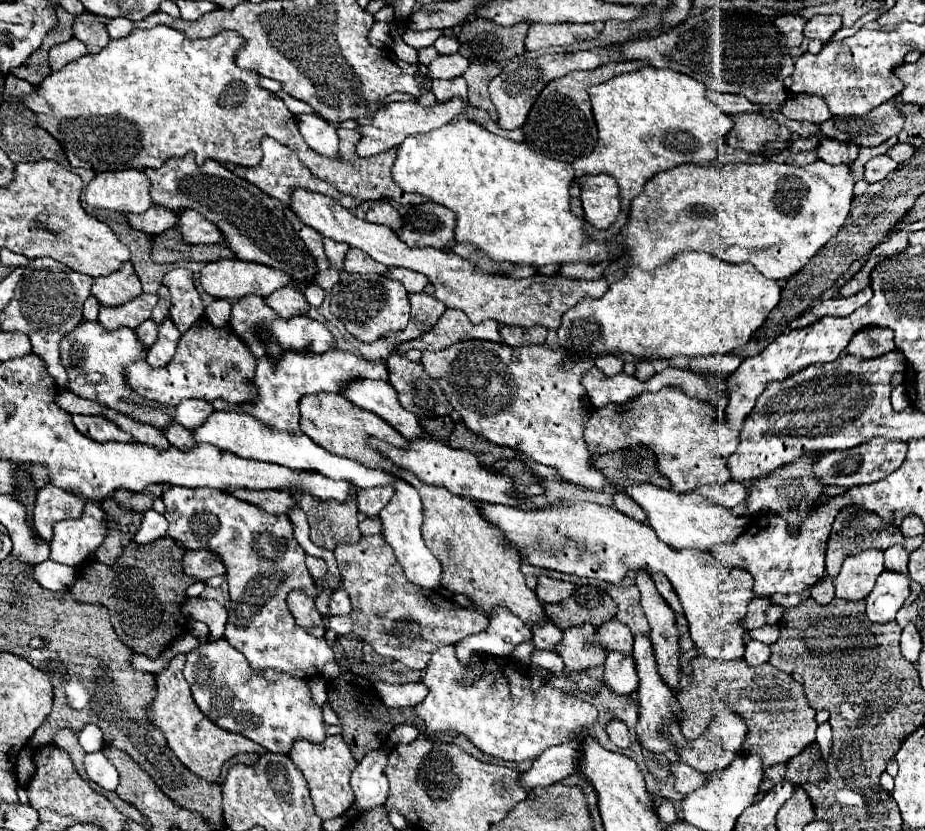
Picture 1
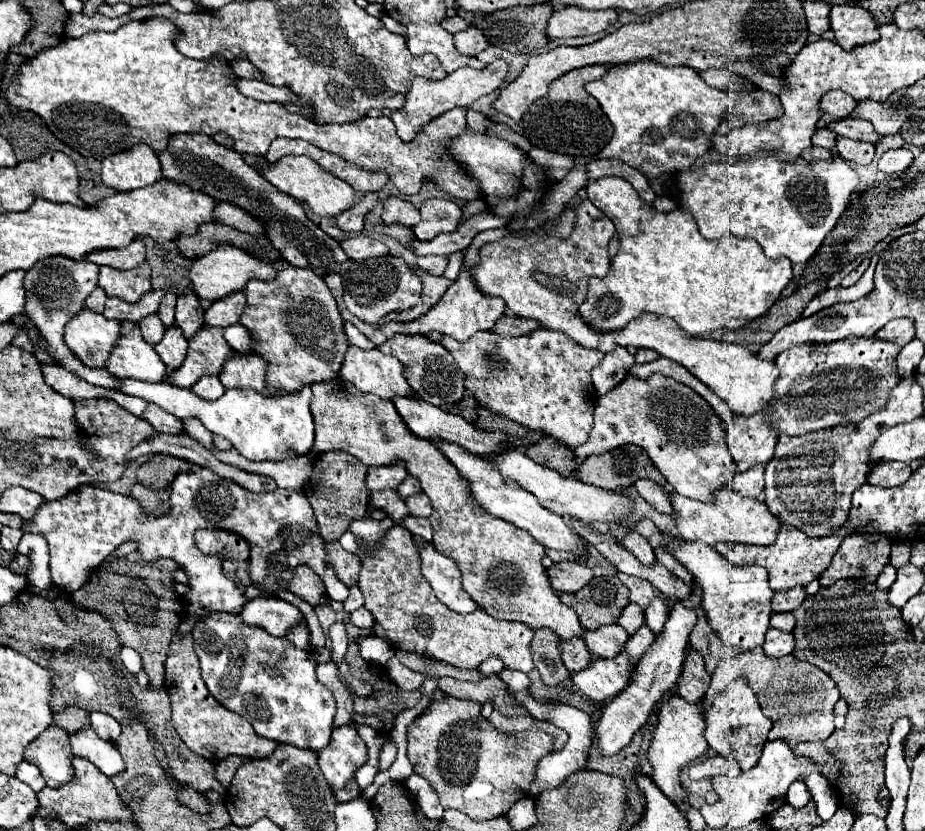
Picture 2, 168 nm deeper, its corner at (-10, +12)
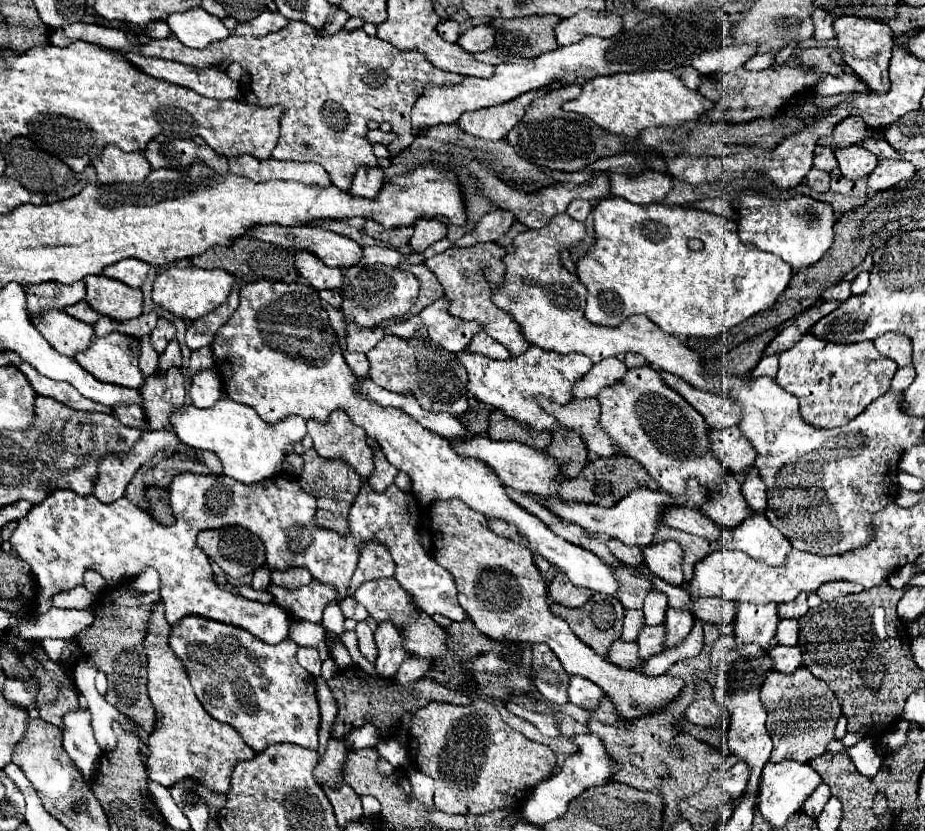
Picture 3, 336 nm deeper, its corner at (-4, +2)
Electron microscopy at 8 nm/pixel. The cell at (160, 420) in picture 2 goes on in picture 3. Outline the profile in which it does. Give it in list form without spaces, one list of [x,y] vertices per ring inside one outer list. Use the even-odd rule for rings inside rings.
[[[128,405],[128,407],[118,407],[114,409],[114,417],[118,417],[118,421],[122,425],[128,425],[128,427],[138,427],[142,431],[148,429],[148,421],[146,421],[146,415],[142,411],[142,407],[138,405]]]

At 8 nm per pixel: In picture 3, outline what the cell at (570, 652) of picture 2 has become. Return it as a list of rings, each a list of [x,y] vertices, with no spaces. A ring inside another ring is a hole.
[[[570,675],[568,695],[570,695],[570,701],[574,705],[578,705],[582,709],[596,709],[604,691],[596,683],[590,683],[586,677]]]

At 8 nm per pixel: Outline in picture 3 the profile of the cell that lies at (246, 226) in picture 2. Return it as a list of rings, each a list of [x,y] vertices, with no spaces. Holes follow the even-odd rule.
[[[254,225],[252,229],[246,231],[248,237],[256,239],[256,241],[266,241],[266,243],[272,243],[272,245],[280,245],[284,249],[308,249],[312,253],[318,253],[318,257],[330,265],[330,267],[352,267],[352,265],[358,265],[358,261],[362,259],[362,247],[348,239],[348,237],[342,237],[338,233],[332,233],[332,231],[326,231],[326,229],[320,229],[320,227],[306,227],[306,225],[300,225],[300,227],[284,227],[284,225]]]

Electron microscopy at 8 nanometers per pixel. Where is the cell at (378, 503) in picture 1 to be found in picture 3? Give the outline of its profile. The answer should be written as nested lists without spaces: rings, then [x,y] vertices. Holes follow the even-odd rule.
[[[374,449],[374,473],[366,479],[366,483],[376,493],[382,493],[382,491],[386,491],[386,487],[390,487],[394,483],[396,475],[398,475],[398,469],[388,463],[382,449]]]

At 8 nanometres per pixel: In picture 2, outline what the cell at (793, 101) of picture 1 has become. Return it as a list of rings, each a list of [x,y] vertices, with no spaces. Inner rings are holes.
[[[830,91],[822,97],[820,105],[822,105],[822,111],[824,111],[820,125],[828,127],[834,121],[842,121],[842,119],[852,117],[852,111],[856,107],[856,99],[846,95],[844,91]]]

